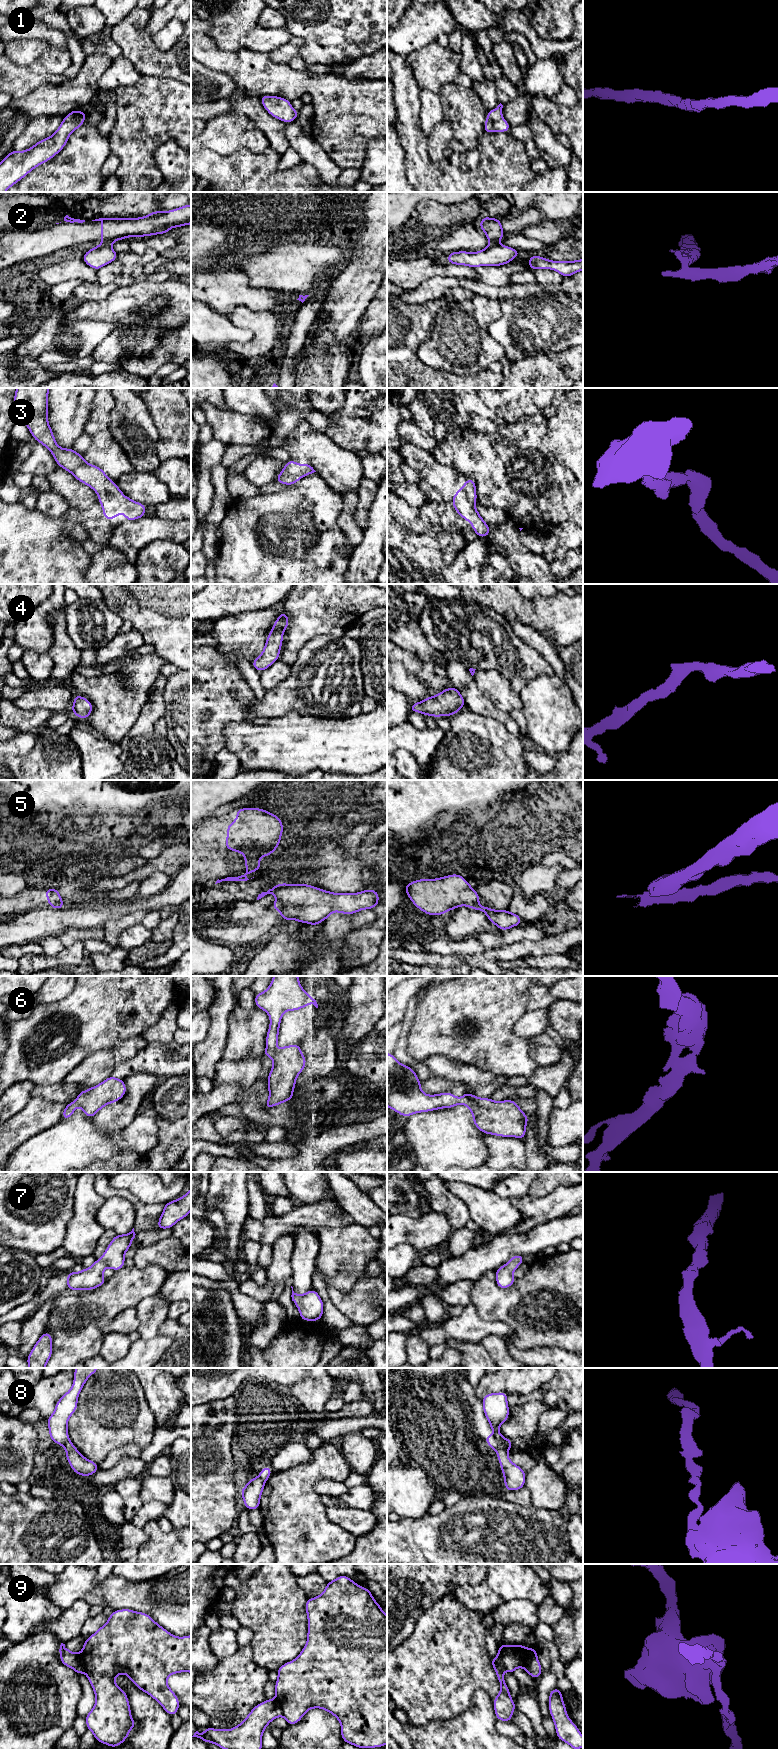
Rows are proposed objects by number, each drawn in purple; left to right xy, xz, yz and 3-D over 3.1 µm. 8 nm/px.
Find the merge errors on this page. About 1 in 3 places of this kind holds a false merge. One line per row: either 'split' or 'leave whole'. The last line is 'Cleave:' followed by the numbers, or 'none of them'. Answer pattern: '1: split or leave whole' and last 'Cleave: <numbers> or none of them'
1: leave whole
2: split
3: leave whole
4: leave whole
5: split
6: leave whole
7: leave whole
8: split
9: split
Cleave: 2, 5, 8, 9

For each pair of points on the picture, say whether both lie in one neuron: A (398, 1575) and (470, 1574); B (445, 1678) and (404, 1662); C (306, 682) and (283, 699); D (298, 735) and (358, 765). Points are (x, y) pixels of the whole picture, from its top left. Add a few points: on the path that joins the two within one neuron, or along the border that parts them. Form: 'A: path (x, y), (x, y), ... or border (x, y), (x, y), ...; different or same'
A: path (416, 1574), (452, 1574); same
B: path (435, 1676), (423, 1676), (414, 1672); same
C: path (300, 688), (295, 693), (289, 695); same
D: path (313, 743), (338, 745), (343, 750); same

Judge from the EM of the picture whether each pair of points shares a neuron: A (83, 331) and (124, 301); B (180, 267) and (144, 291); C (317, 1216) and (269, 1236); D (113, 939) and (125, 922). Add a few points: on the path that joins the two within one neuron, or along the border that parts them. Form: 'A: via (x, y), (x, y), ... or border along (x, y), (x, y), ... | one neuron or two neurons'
A: border along (74, 320), (103, 320), (119, 324) | two neurons
B: border along (171, 276), (176, 278) | two neurons
C: via (305, 1216), (297, 1217), (281, 1225) | one neuron
D: via (113, 935), (121, 926) | one neuron

